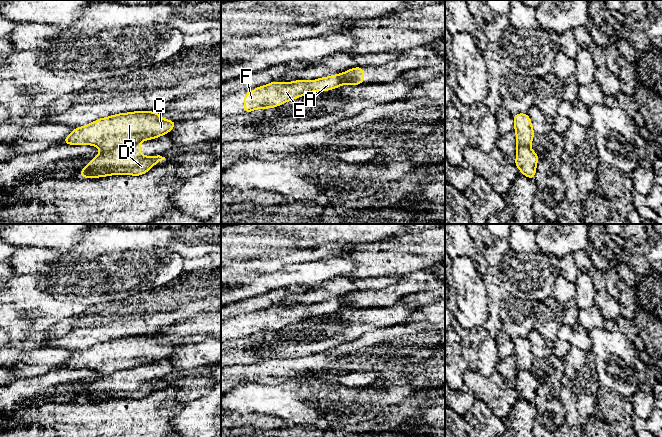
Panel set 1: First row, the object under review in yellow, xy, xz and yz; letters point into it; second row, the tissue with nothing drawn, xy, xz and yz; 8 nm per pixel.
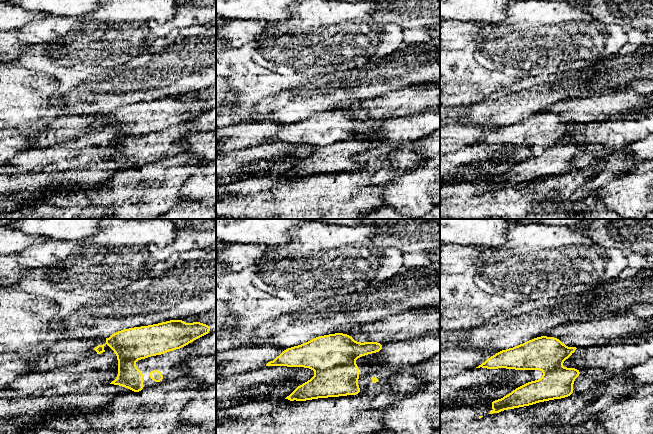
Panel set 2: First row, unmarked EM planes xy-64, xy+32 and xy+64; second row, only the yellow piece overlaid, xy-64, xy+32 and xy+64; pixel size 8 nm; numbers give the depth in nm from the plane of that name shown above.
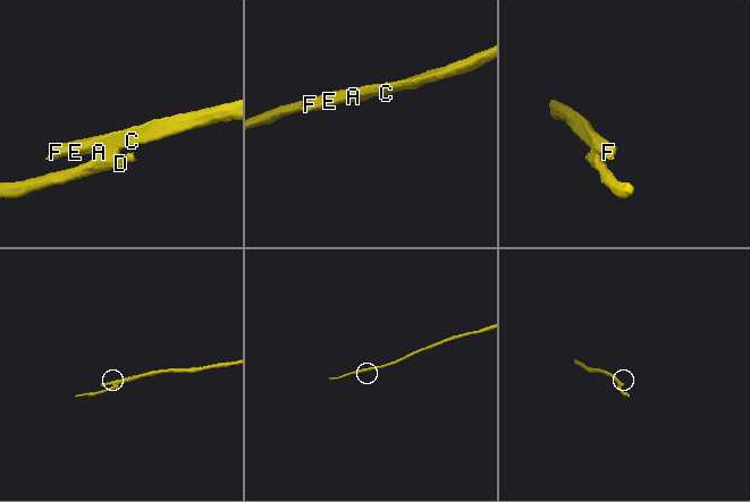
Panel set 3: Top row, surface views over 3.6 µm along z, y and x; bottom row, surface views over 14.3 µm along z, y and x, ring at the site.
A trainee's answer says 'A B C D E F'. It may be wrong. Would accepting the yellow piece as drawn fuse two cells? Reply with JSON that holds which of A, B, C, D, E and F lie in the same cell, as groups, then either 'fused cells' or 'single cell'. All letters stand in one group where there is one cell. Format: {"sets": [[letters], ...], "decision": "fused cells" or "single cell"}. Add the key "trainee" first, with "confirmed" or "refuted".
{"trainee": "refuted", "sets": [["A", "B", "C", "E", "F"], ["D"]], "decision": "fused cells"}

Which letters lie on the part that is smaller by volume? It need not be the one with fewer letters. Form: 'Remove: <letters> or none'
Remove: D

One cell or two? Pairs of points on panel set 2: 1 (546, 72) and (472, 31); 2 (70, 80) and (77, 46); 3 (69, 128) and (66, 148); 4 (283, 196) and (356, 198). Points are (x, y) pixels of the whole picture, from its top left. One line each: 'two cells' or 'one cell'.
1: two cells
2: one cell
3: two cells
4: one cell

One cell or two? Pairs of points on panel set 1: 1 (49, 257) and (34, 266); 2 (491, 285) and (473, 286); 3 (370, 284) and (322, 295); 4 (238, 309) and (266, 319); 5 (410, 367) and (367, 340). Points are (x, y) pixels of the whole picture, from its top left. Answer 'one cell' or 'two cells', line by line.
1: one cell
2: two cells
3: one cell
4: two cells
5: one cell

